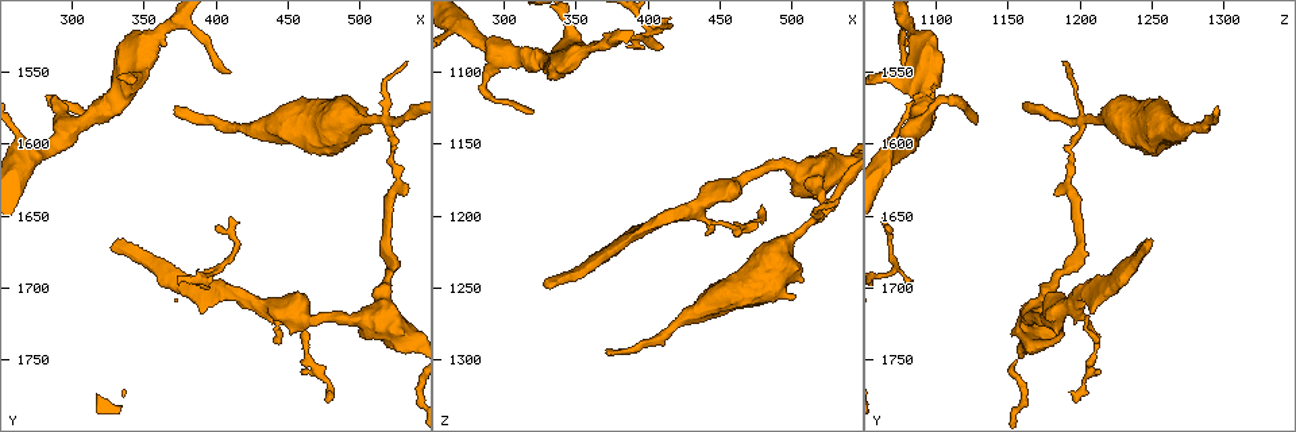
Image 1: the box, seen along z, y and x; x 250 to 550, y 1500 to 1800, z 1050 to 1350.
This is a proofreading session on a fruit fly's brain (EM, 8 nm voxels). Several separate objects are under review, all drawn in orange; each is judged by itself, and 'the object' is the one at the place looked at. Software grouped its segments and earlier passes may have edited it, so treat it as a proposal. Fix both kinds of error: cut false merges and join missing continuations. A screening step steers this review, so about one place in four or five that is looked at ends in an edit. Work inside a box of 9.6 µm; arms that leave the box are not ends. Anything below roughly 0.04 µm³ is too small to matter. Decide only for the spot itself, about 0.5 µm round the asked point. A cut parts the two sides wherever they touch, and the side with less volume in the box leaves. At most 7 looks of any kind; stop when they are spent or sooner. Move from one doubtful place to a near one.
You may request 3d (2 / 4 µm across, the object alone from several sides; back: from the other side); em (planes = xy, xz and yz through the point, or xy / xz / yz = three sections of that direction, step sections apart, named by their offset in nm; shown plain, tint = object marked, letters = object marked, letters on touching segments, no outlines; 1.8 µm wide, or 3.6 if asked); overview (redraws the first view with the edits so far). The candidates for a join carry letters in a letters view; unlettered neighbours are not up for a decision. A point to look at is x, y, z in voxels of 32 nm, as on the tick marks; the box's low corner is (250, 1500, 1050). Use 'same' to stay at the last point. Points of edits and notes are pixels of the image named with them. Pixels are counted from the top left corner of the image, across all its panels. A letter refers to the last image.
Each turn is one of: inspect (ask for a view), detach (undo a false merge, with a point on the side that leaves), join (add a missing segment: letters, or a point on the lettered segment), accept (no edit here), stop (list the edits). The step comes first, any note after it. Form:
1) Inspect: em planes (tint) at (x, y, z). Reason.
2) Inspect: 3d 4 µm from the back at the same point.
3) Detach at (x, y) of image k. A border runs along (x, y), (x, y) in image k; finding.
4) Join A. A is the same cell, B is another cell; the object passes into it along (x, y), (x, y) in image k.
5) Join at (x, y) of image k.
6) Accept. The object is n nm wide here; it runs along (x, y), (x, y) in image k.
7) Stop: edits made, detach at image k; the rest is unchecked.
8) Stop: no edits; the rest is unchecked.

Inspect: 3d 2 µm at (356, 1544, 1080). Stops while still wide.

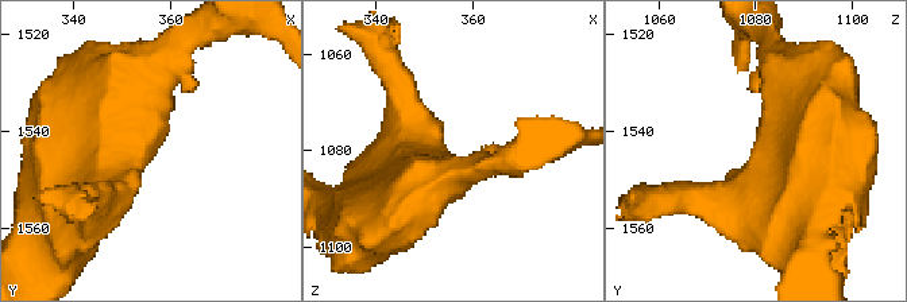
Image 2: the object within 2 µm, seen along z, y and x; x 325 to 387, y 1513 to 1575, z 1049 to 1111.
Inspect: em planes (letters) at (354, 1545, 1079). Now the EM.

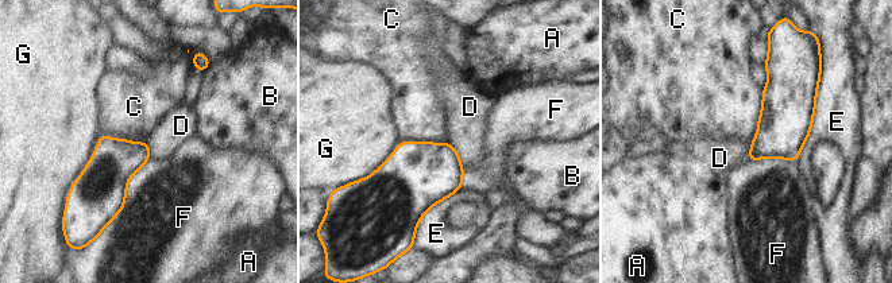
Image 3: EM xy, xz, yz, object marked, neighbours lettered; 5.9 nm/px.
Accept. The object is 200 nm wide here; the longest contact is with E, 500 nm; A, B, C, D, E, F and G are other cells; none of them fits.

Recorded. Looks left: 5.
Inspect: em planes (letters) at (408, 1550, 1082). An open end.

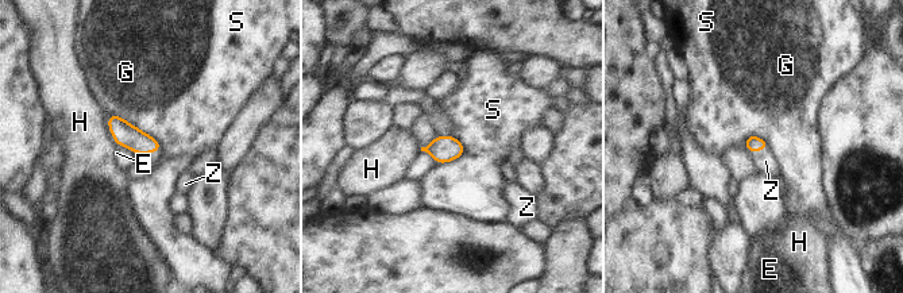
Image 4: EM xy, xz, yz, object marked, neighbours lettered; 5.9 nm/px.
Join Z. Z is the same cell, E, G, H and S are other cells; the object passes into it along (124, 134), (151, 151), (155, 158) in image 4; the neuron continues.

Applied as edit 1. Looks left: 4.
Inspect: overview. See it whole again.

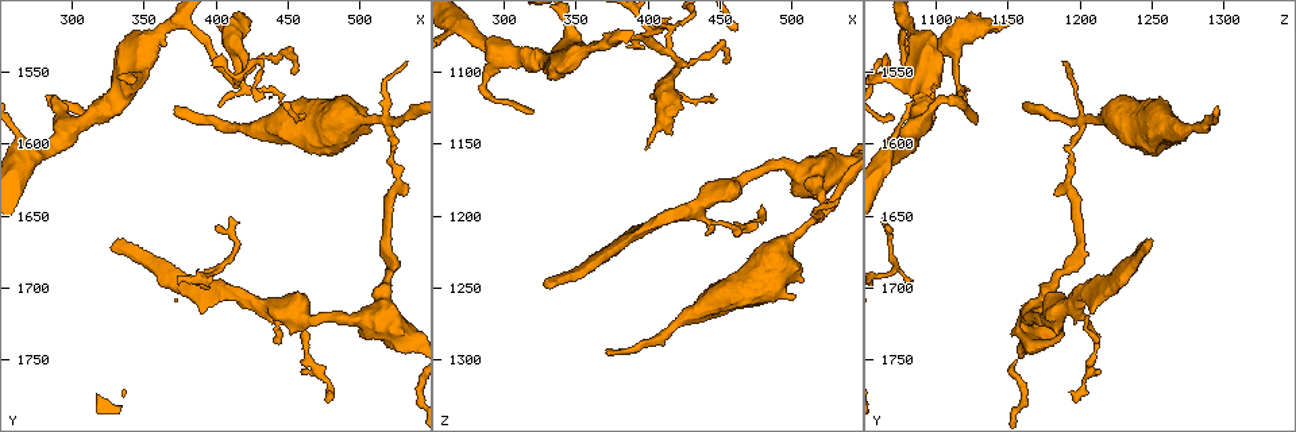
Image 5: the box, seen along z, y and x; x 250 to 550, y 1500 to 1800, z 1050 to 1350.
Inspect: 3d 2 µm at (334, 1666, 1252).

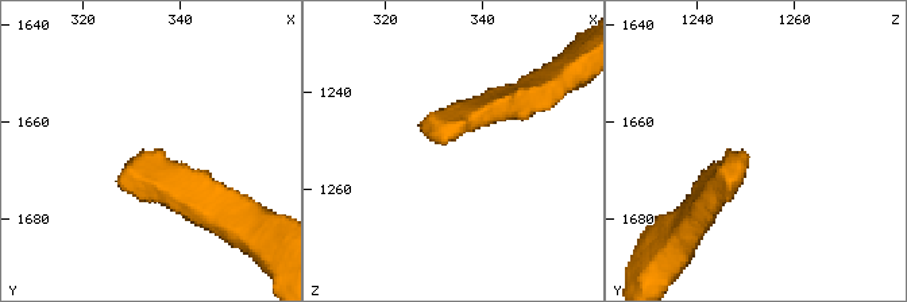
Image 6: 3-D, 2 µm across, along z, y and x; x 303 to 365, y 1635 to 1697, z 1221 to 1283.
Inspect: em planes (tint) at (332, 1667, 1251).

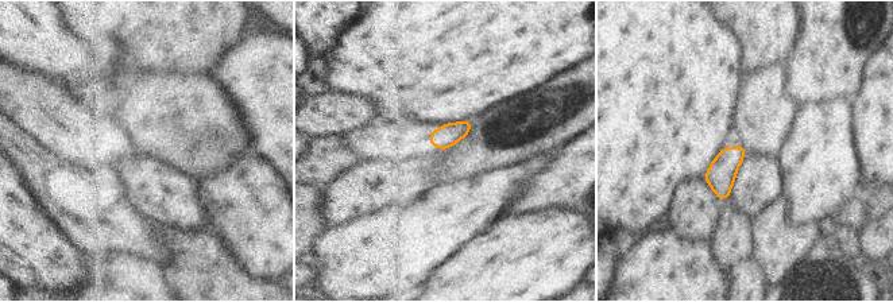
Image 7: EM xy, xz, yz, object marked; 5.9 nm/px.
Inspect: em planes (letters) at the same point.

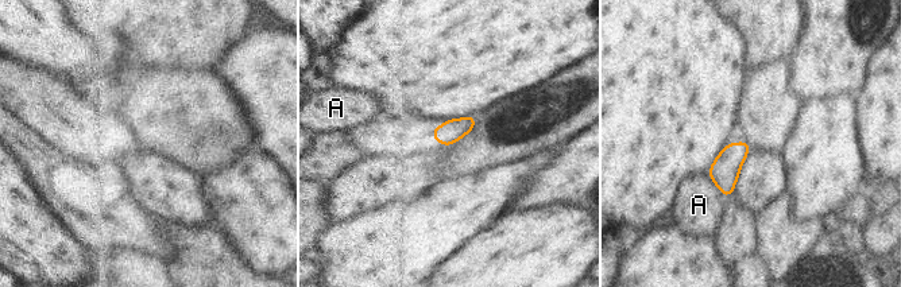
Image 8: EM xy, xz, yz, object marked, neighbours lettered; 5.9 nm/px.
Accept. A is another cell; a border runs along (707, 173), (724, 198) in image 8; none of them fits.

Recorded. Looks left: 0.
Stop: edits made, join at image 4; the rest is unchecked.

